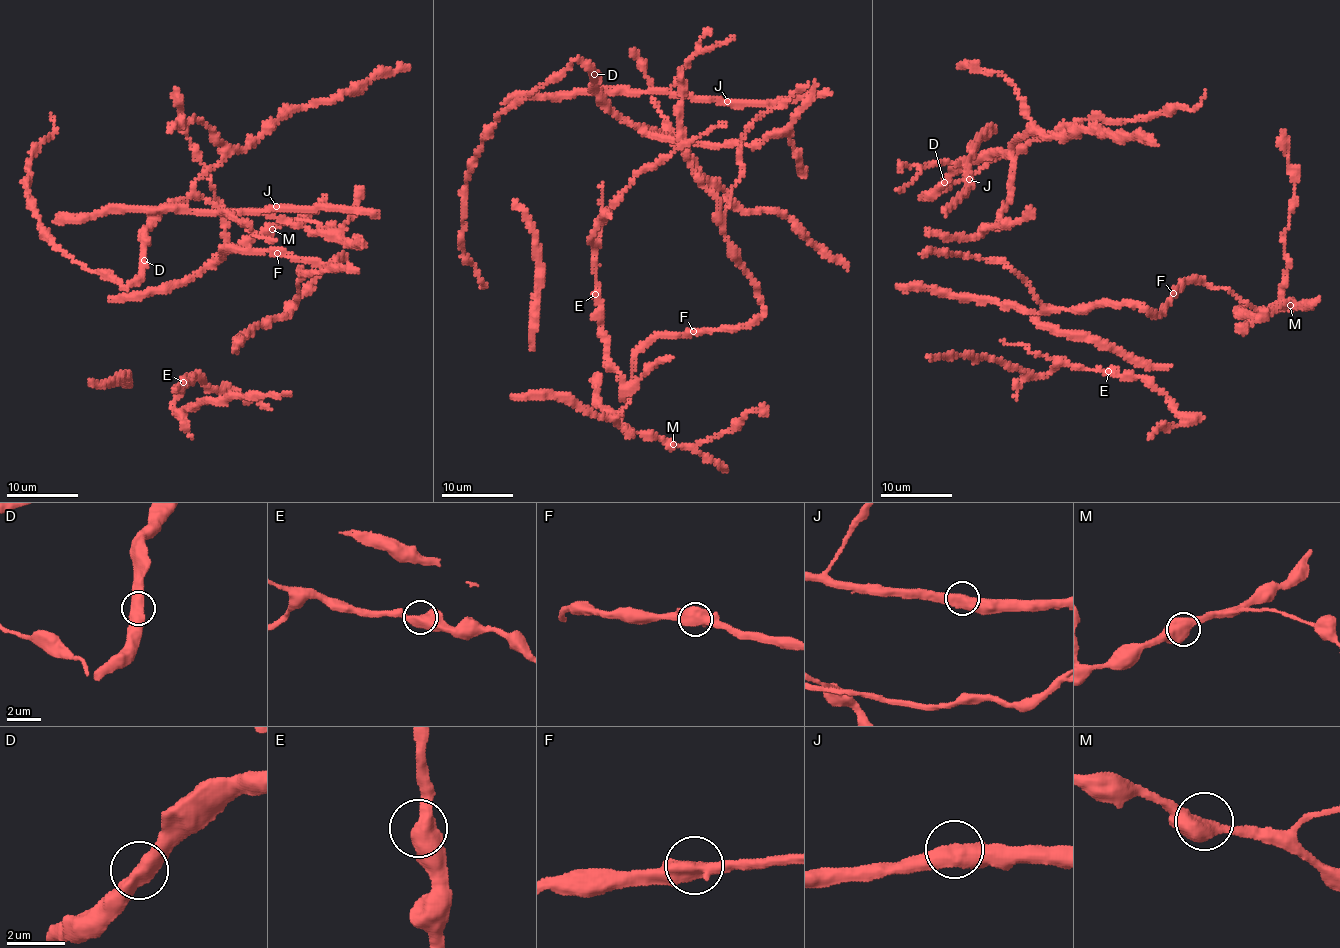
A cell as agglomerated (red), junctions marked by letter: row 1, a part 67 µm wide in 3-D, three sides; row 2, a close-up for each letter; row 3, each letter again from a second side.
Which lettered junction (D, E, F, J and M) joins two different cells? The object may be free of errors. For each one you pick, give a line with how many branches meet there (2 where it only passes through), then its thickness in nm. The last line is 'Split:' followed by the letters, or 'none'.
Split: none

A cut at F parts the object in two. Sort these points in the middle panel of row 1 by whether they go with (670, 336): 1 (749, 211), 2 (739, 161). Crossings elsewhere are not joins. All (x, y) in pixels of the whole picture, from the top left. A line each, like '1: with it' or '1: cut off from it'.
1: with it
2: cut off from it

